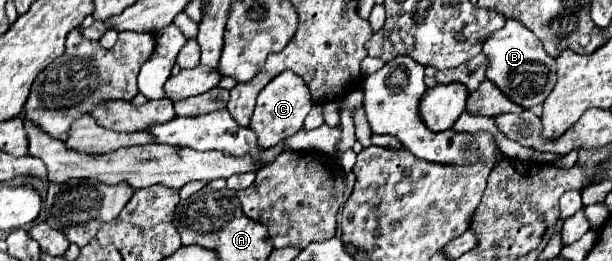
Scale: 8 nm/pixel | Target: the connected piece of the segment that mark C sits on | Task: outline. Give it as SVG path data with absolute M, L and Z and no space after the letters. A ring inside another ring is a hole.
M292 71L280 73L260 91L254 115L250 119L250 129L256 131L258 143L262 147L274 147L282 139L286 139L302 129L302 123L312 107L314 107L314 101L310 99L310 89L304 83L304 79Z

